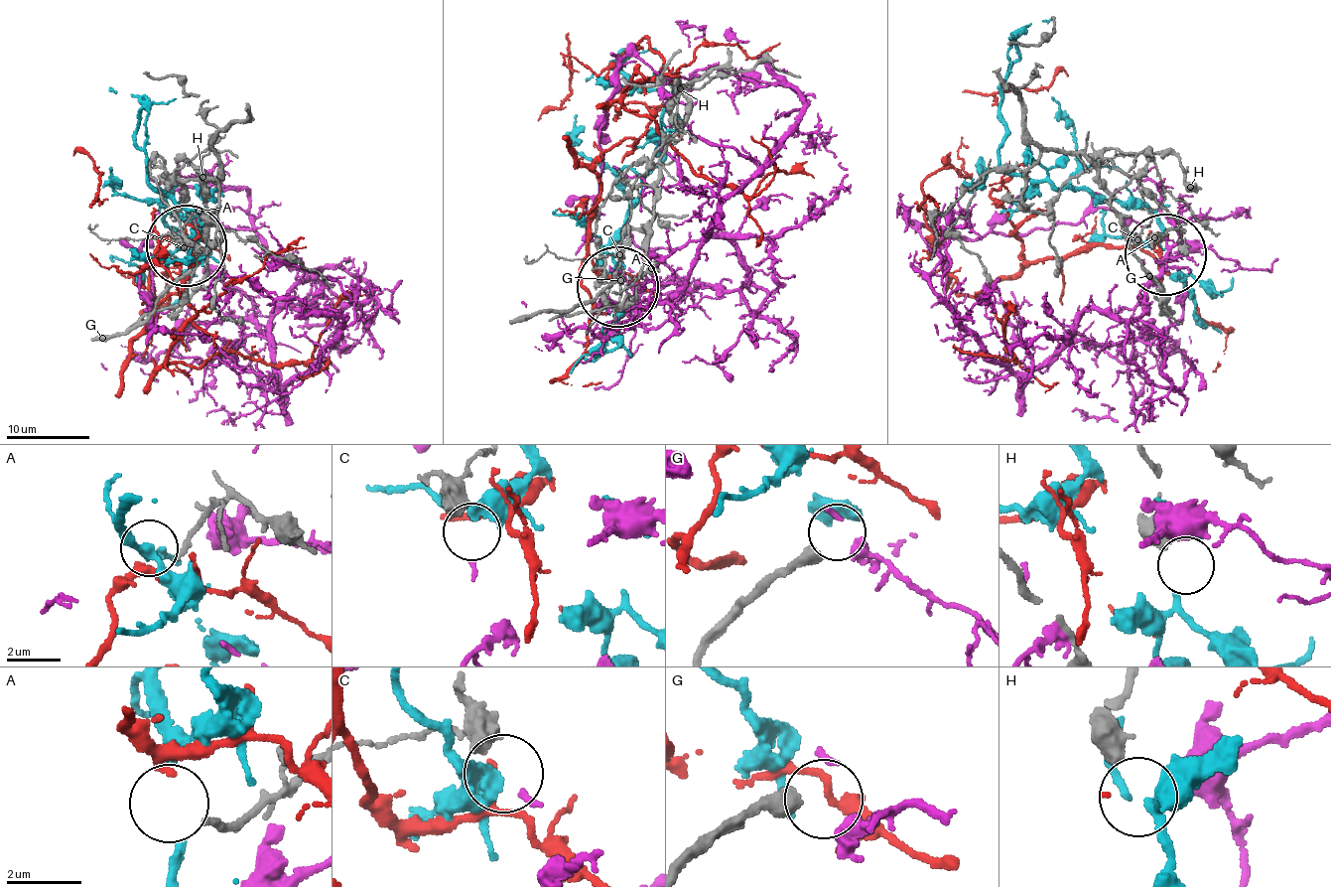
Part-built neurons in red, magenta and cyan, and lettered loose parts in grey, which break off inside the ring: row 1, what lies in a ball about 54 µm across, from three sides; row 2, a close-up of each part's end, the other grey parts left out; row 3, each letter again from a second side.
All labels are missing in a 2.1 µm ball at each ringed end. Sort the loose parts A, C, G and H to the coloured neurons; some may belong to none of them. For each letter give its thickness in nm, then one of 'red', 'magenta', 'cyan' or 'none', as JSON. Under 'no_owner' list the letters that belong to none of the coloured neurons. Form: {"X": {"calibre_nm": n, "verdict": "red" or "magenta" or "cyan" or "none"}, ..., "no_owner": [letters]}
{"A": {"calibre_nm": 200, "verdict": "none"}, "C": {"calibre_nm": 600, "verdict": "magenta"}, "G": {"calibre_nm": 480, "verdict": "none"}, "H": {"calibre_nm": 360, "verdict": "none"}, "no_owner": ["A", "G", "H"]}

